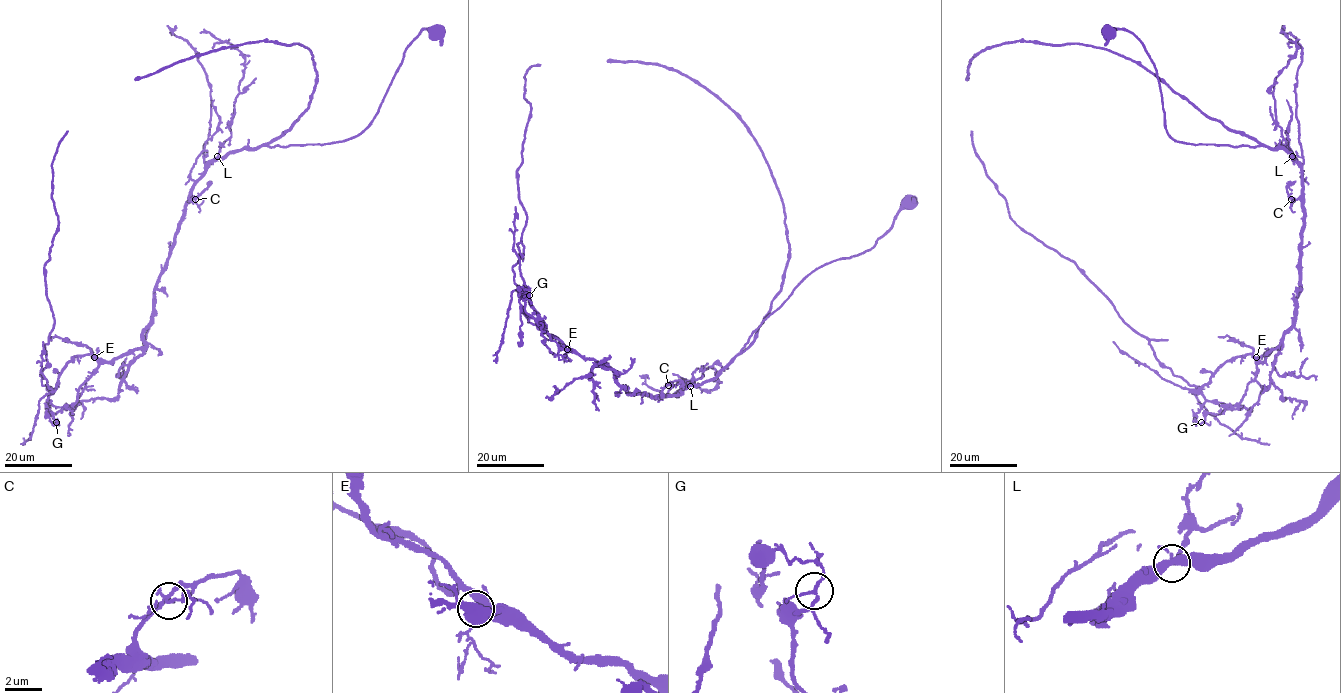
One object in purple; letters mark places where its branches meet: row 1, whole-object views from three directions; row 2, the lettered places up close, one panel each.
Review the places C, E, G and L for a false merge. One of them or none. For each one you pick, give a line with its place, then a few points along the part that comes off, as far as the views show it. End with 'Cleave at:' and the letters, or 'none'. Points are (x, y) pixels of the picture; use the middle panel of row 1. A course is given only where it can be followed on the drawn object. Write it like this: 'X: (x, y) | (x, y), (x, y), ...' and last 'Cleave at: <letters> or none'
G: (529, 295) | (528, 295), (522, 287), (518, 296), (512, 267), (527, 219), (517, 170), (531, 108), (524, 76), (540, 65)
Cleave at: G

